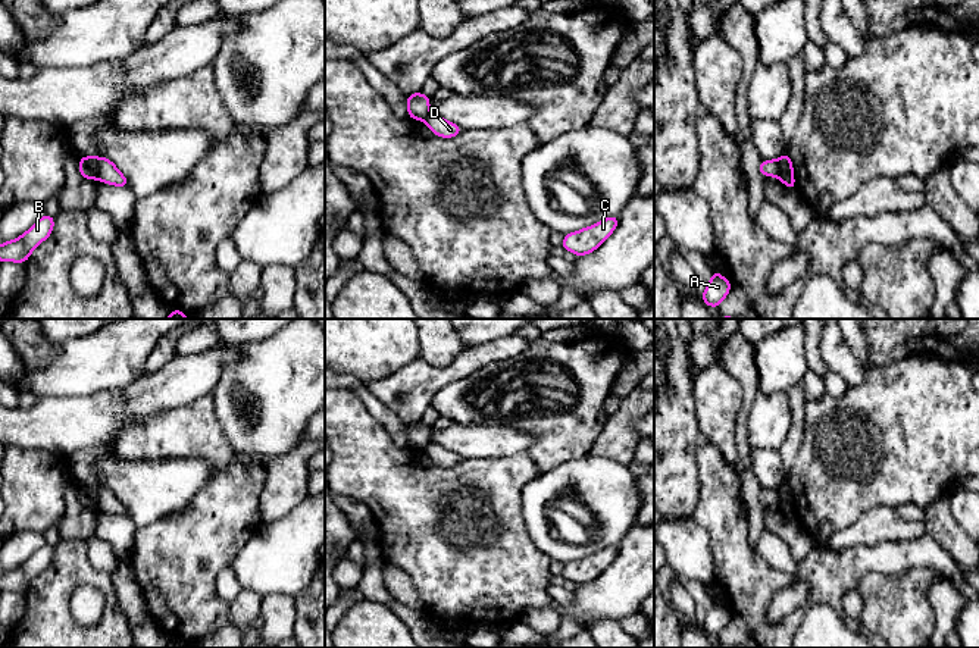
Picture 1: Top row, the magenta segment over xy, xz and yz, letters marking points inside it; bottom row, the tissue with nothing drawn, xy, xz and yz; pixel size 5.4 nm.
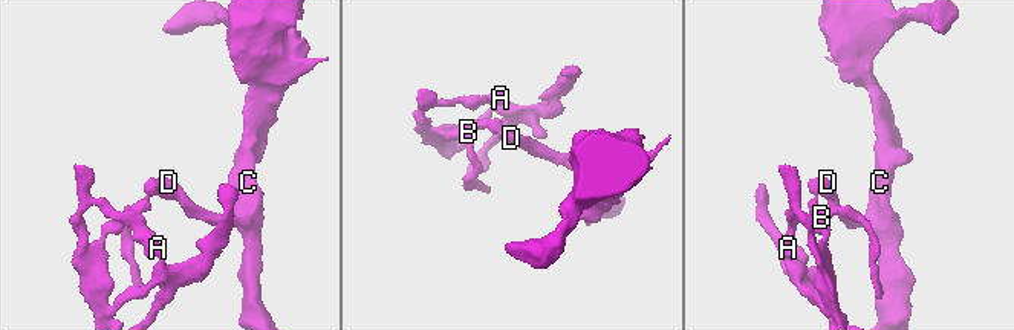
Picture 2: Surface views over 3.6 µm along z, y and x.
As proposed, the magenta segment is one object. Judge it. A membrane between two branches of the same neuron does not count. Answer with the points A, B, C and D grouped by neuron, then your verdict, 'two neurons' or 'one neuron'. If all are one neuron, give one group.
groups A B / C D; two neurons

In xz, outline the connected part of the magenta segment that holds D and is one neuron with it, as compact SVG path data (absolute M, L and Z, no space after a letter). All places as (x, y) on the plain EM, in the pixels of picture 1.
M429 442L425 448L423 453L437 464L442 467L453 467L459 464L463 458L445 448L442 448L438 444Z

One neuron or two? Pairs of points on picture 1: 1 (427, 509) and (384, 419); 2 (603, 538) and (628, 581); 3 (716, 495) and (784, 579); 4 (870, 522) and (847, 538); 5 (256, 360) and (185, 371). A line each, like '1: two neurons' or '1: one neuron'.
1: two neurons
2: two neurons
3: one neuron
4: one neuron
5: two neurons

